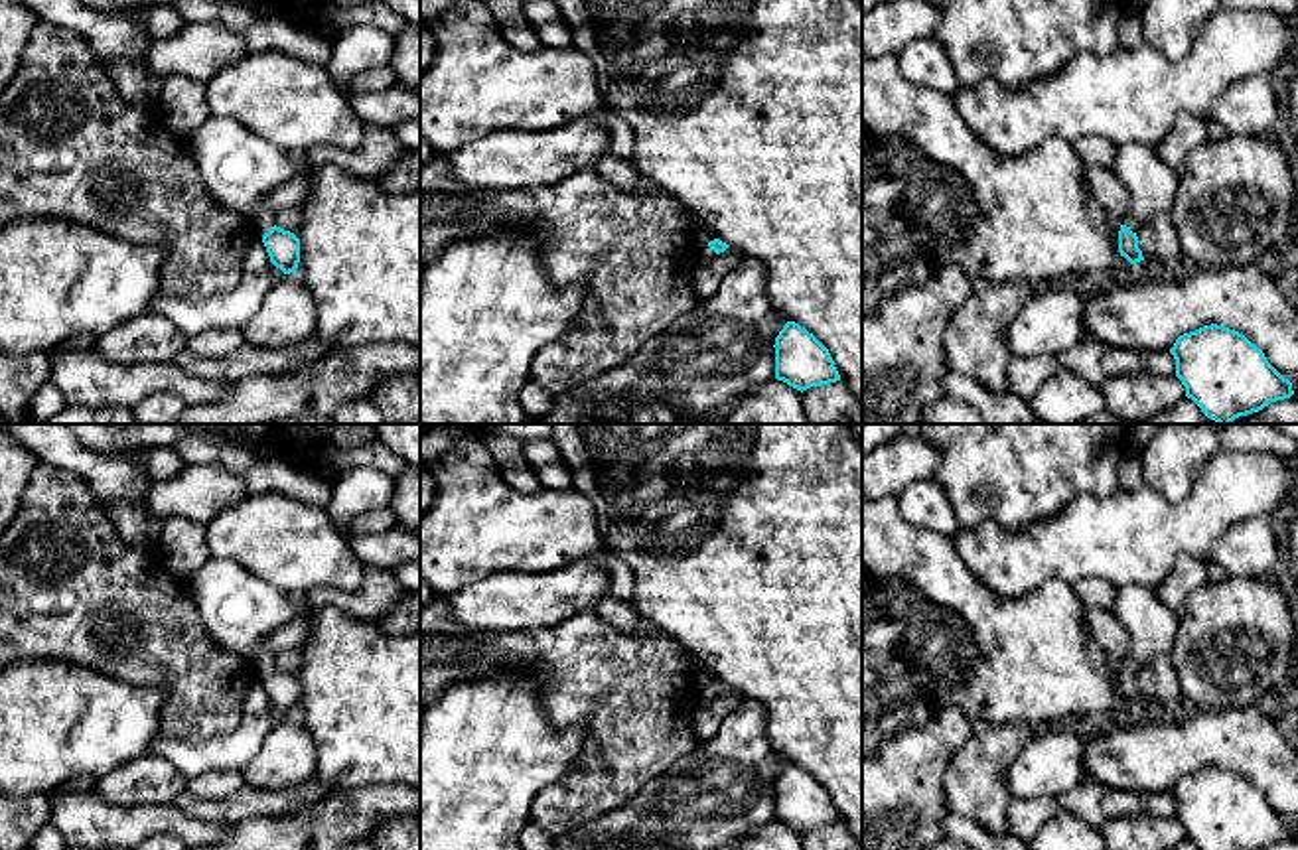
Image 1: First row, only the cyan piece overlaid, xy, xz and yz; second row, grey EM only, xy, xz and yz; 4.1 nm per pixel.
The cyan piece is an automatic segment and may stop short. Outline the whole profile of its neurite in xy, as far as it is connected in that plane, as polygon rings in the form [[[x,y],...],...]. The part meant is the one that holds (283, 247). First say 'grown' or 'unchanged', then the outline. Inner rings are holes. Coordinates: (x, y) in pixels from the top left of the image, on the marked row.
grown; [[[209,116],[187,142],[211,197],[254,223],[276,268],[296,272],[300,239],[276,227],[266,205],[270,191],[298,174],[286,150],[219,116]]]

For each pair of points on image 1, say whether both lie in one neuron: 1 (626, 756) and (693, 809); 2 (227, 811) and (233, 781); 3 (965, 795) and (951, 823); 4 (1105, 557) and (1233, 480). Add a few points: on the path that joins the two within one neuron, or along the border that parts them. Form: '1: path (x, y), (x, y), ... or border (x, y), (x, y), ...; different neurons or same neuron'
1: border (693, 750), (618, 805); different neurons
2: border (247, 785), (219, 799), (198, 799), (186, 791); different neurons
3: border (951, 809), (985, 829); different neurons
4: path (1137, 537), (1151, 531), (1186, 527), (1202, 511); same neuron

